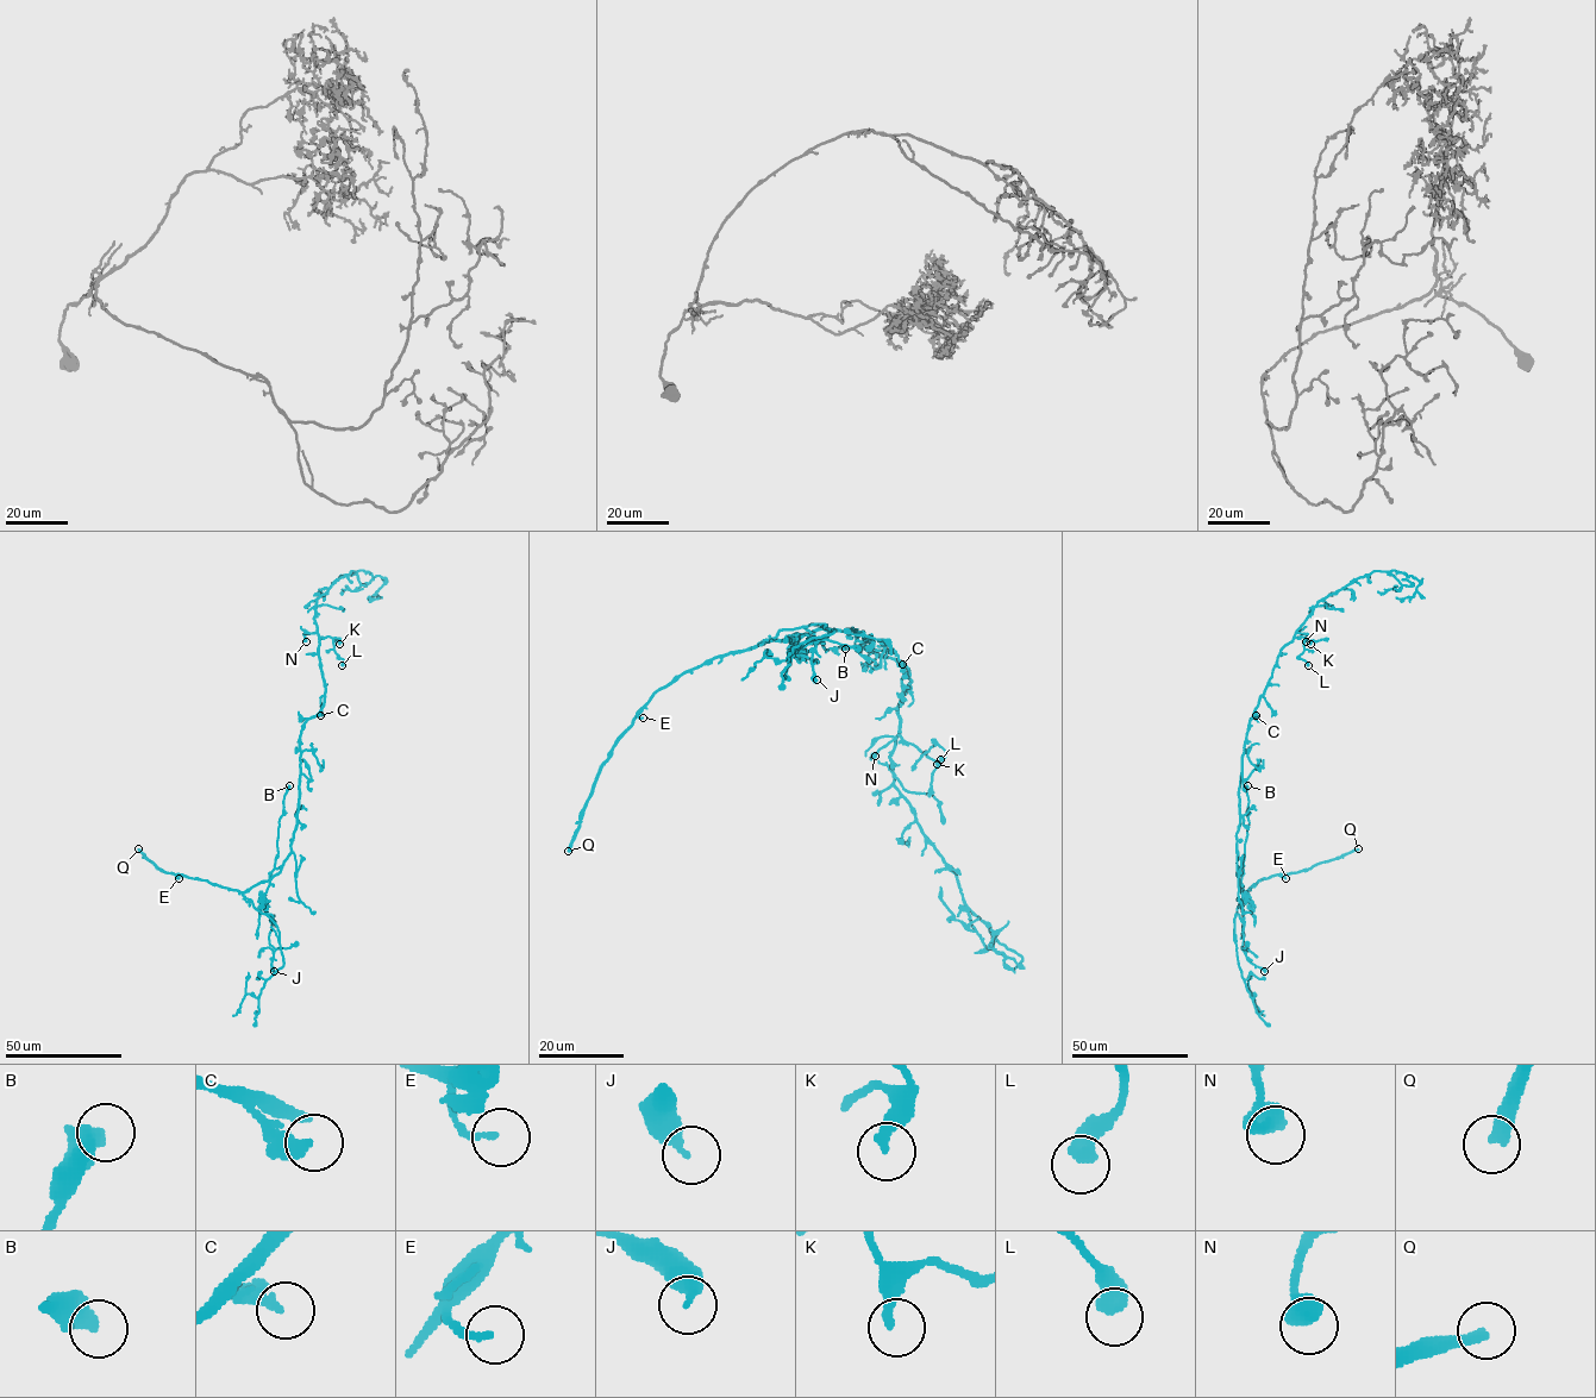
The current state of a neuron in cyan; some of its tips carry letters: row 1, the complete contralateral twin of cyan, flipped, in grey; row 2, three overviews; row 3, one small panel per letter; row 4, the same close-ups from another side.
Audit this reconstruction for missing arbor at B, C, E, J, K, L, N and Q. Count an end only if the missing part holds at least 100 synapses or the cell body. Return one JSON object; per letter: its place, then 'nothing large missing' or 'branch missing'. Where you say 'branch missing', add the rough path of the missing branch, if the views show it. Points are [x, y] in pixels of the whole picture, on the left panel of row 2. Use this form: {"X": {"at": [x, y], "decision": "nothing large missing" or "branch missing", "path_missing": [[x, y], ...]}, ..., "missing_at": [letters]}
{"B": {"at": [289, 785], "decision": "nothing large missing"}, "C": {"at": [320, 715], "decision": "nothing large missing"}, "E": {"at": [179, 878], "decision": "nothing large missing"}, "J": {"at": [274, 971], "decision": "nothing large missing"}, "K": {"at": [339, 644], "decision": "nothing large missing"}, "L": {"at": [342, 665], "decision": "nothing large missing"}, "N": {"at": [306, 641], "decision": "nothing large missing"}, "Q": {"at": [138, 848], "decision": "branch missing", "path_missing": [[138, 848], [129, 838], [135, 844], [124, 885], [127, 910]]}, "missing_at": ["Q"]}

